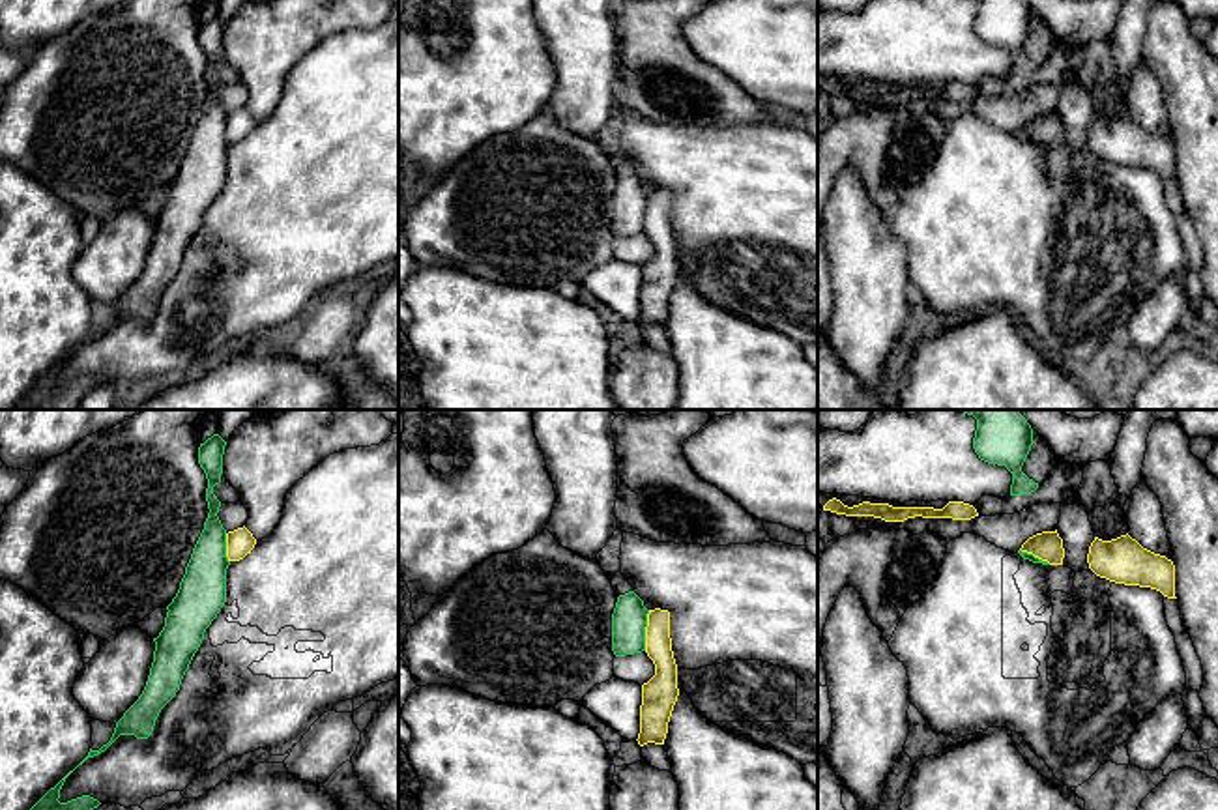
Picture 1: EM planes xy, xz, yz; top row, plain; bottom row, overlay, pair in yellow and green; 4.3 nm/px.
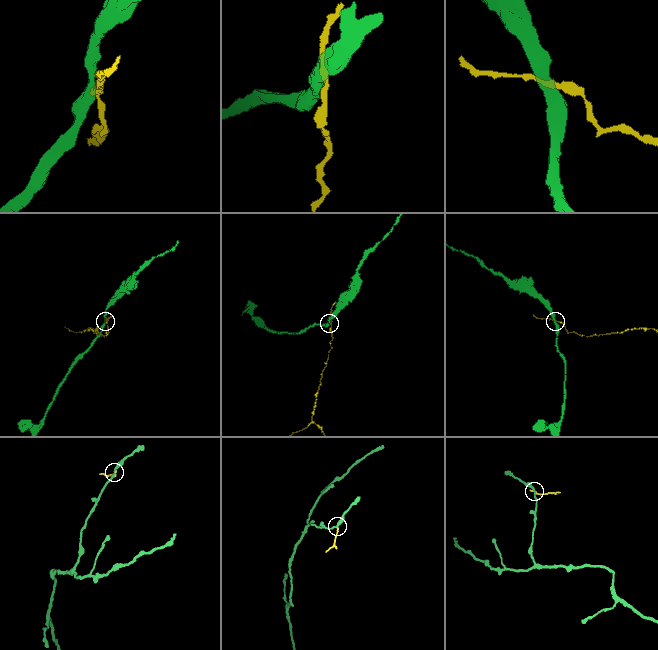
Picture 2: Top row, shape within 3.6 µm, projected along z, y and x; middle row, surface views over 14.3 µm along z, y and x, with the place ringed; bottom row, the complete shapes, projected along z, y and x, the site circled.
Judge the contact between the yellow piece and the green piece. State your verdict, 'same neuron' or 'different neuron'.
different neuron

